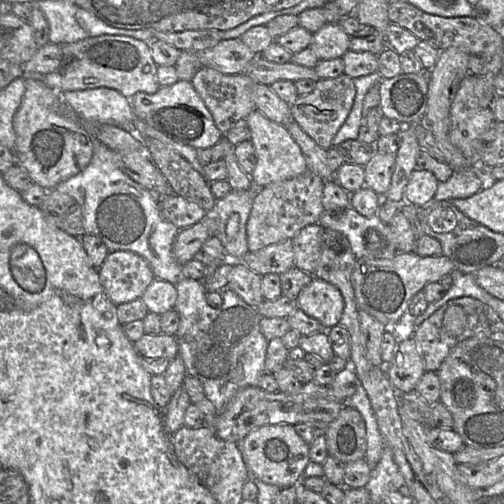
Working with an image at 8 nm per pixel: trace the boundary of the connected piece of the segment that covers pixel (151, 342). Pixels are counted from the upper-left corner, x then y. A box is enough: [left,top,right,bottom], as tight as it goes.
[133,335,178,375]

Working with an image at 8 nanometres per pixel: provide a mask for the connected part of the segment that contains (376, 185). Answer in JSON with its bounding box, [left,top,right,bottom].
[363,151,396,194]

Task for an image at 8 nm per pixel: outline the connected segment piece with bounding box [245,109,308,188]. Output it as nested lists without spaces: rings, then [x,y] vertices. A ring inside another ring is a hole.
[[[256,109],[245,120],[251,131],[250,141],[256,152],[256,166],[250,176],[255,186],[263,188],[269,184],[288,180],[308,171],[300,147],[284,125],[269,120]]]

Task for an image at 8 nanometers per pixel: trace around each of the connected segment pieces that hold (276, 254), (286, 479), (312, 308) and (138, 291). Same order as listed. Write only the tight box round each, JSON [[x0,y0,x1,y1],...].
[[240,240,294,276],[236,423,310,489],[296,278,343,331],[98,250,155,306]]

